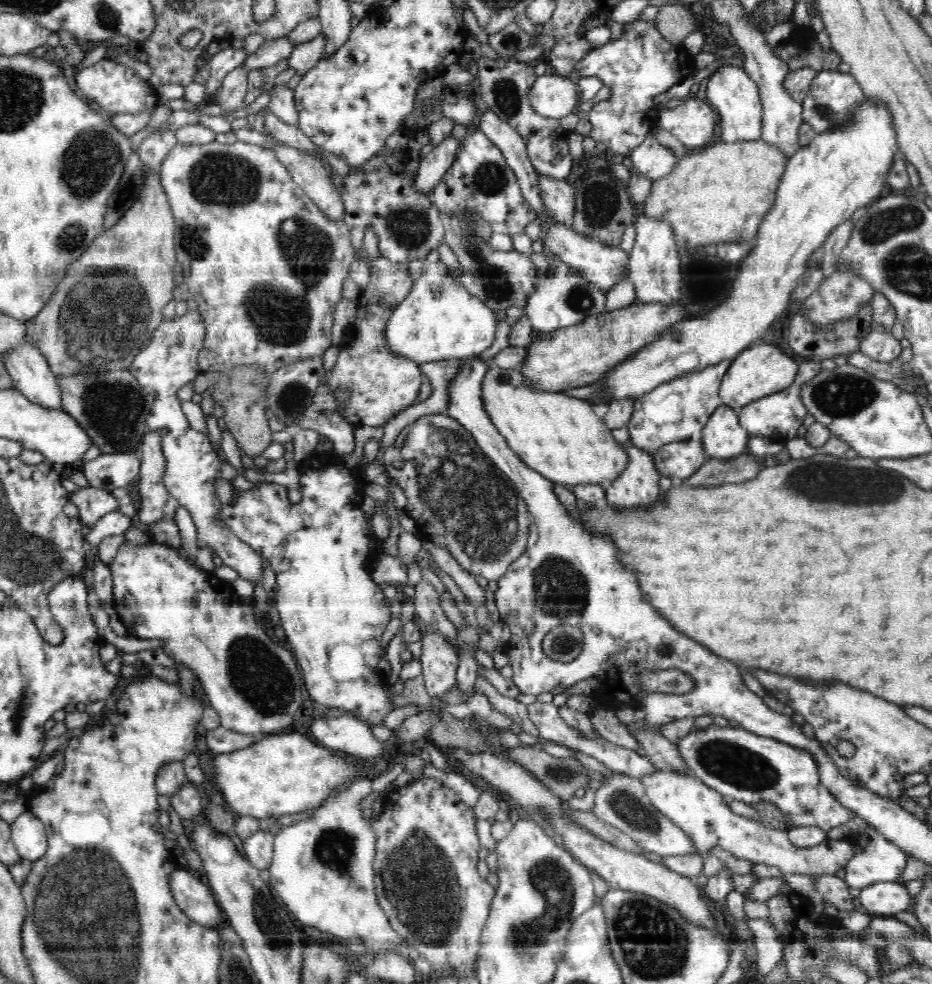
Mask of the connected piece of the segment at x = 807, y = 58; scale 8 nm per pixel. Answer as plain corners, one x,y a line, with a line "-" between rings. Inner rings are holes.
794,25
790,43
799,50
799,53
787,62
791,71
804,67
813,68
817,72
838,69
842,62
840,55
834,50
824,51
816,35
811,26
802,28

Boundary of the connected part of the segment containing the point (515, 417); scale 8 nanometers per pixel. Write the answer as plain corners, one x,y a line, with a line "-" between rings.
491,362
482,383
482,398
486,414
506,439
508,446
530,469
553,483
562,484
569,489
580,483
606,486
617,479
629,463
625,448
616,442
612,437
612,431
596,416
594,406
590,402
567,396
561,391
536,391
528,387
526,375
520,373
520,369
516,367
505,369

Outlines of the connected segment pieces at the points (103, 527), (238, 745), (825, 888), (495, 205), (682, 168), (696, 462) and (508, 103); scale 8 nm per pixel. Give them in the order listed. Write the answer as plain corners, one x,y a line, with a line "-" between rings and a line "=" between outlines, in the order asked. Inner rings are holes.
110,511
103,514
91,529
84,531
86,546
98,546
106,536
125,534
135,526
135,519
132,516
124,515
119,511
=
220,726
205,732
208,748
214,755
228,754
235,750
250,746
263,739
266,734
247,735
246,733
226,730
=
812,875
810,877
813,878
816,890
834,911
852,912
854,910
854,900
845,880
840,879
837,875
=
477,129
469,134
460,143
456,160
432,190
433,206
447,216
460,216
462,212
478,214
483,220
490,222
492,232
510,236
524,233
526,226
537,220
537,215
524,201
515,173
506,163
502,151
486,137
486,134
=
761,139
754,142
713,142
706,150
679,159
671,174
653,182
649,198
644,202
644,216
662,220
672,225
674,239
679,248
694,248
714,242
752,243
767,213
774,207
776,190
784,175
788,158
786,154
=
673,442
661,446
654,454
654,464
662,476
672,480
688,478
711,459
700,442
=
480,56
475,95
483,107
490,109
500,120
516,129
527,149
528,157
535,172
545,178
565,180
572,172
574,158
570,155
568,132
559,126
559,119
539,115
530,104
529,88
538,78
534,73
537,61
516,61
510,58
490,59

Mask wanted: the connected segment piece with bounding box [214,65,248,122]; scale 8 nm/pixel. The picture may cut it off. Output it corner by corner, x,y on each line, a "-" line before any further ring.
244,65
237,66
231,70
222,81
214,101
221,106
222,116
229,122
234,119
231,116
225,116
226,112
238,110
244,106
244,96
246,96
248,84
248,69

